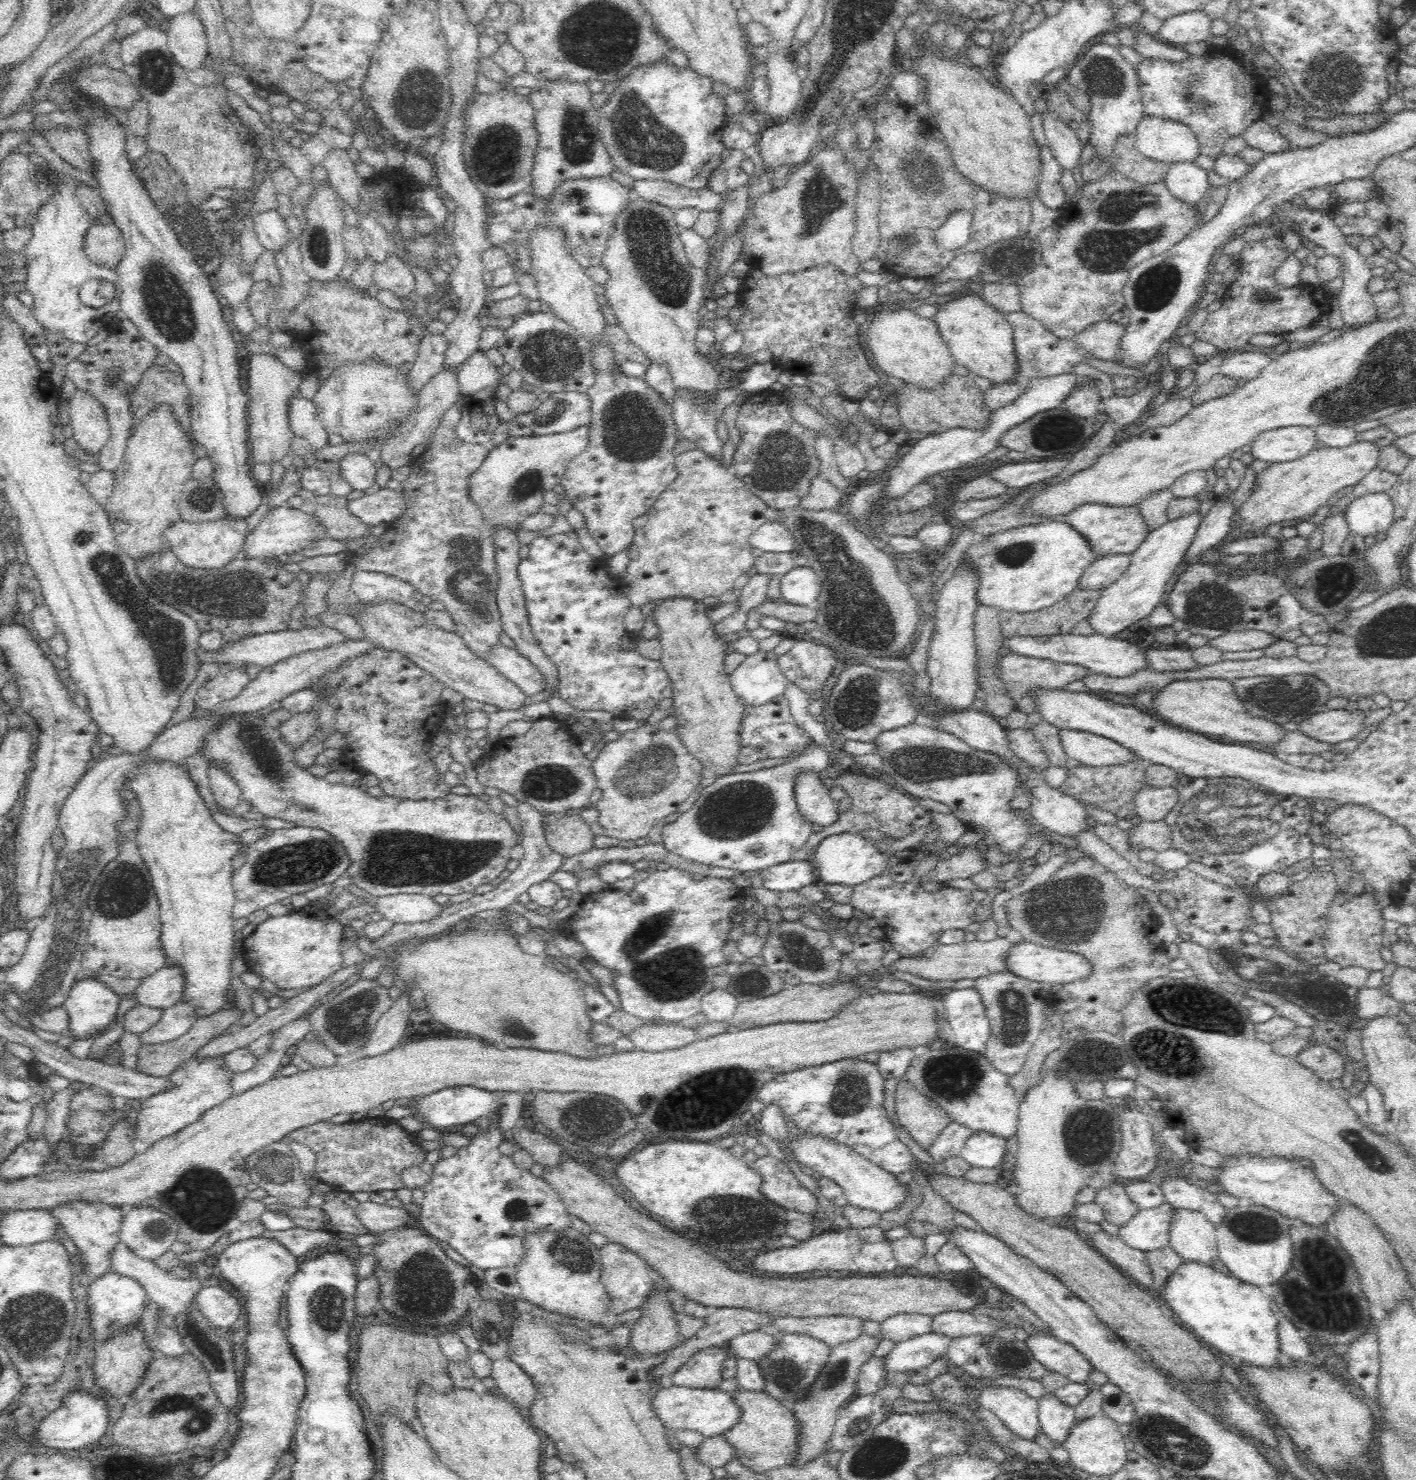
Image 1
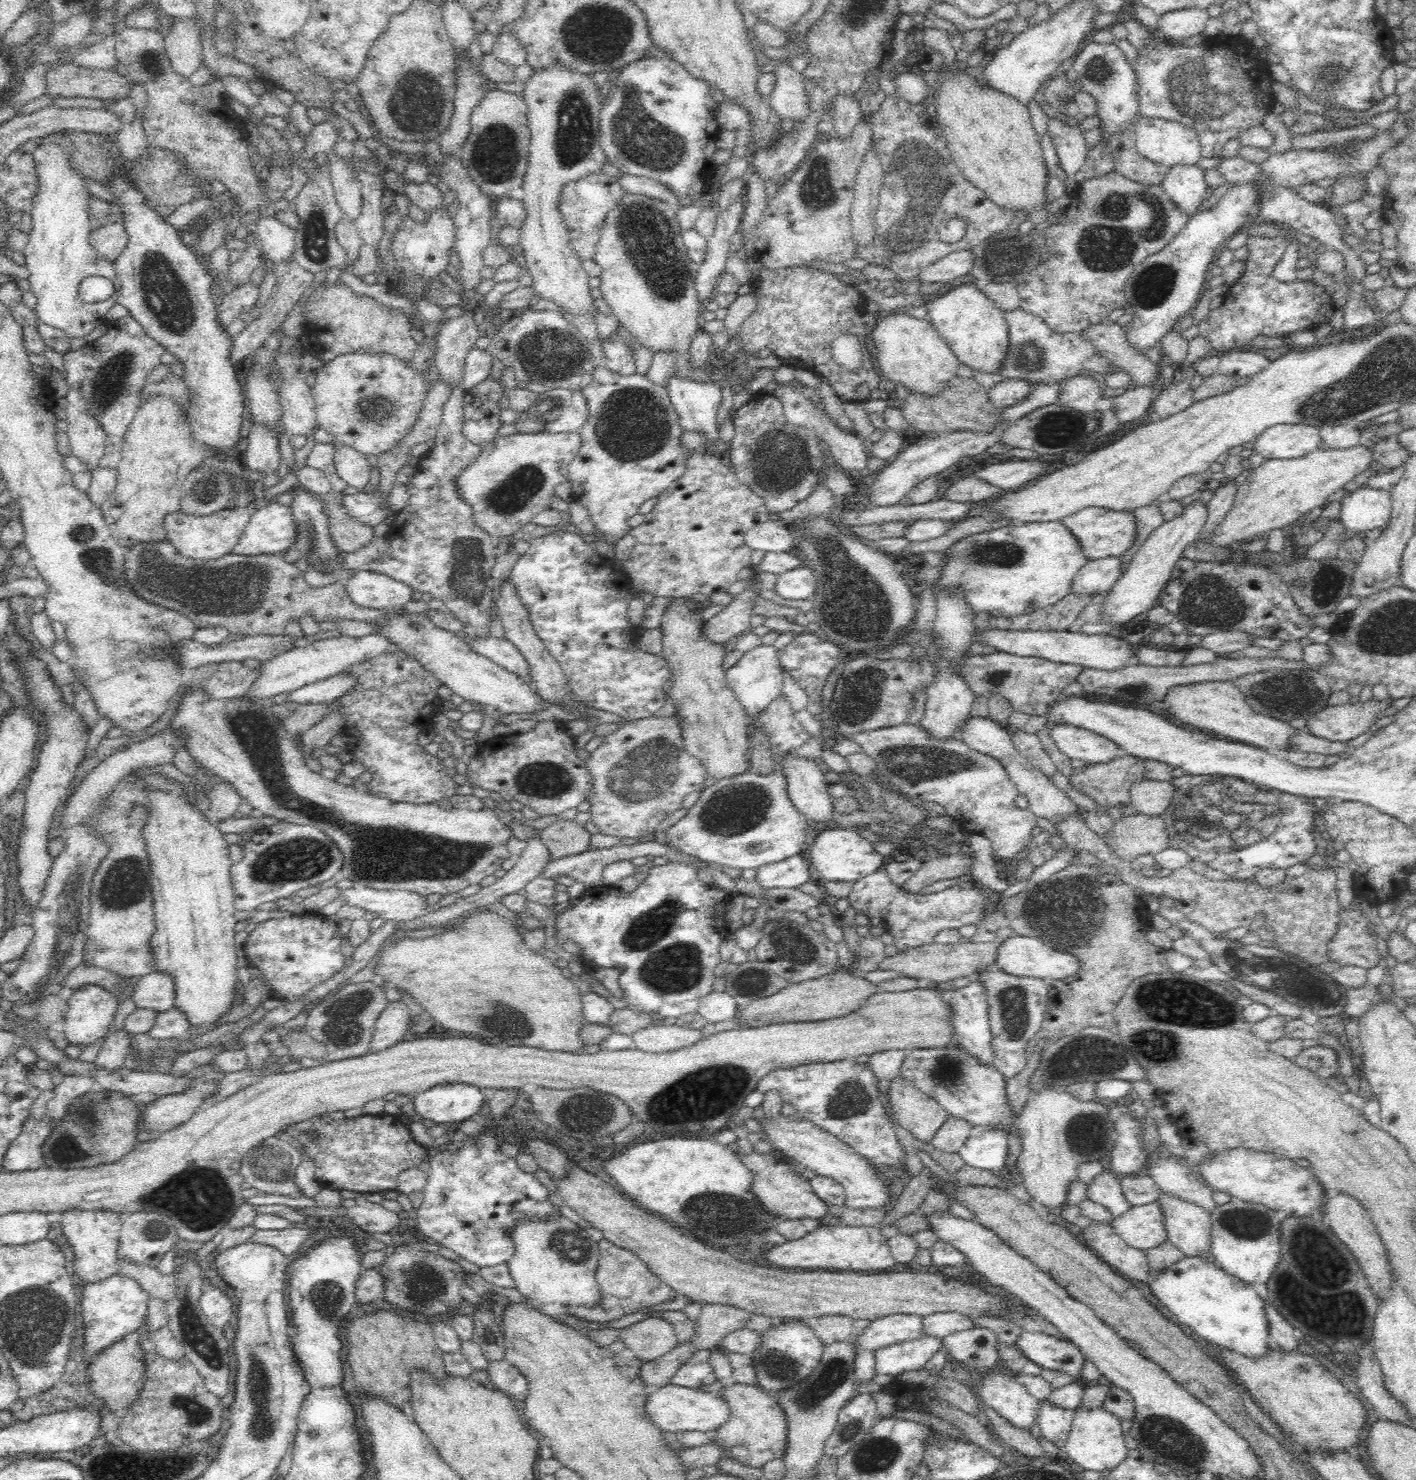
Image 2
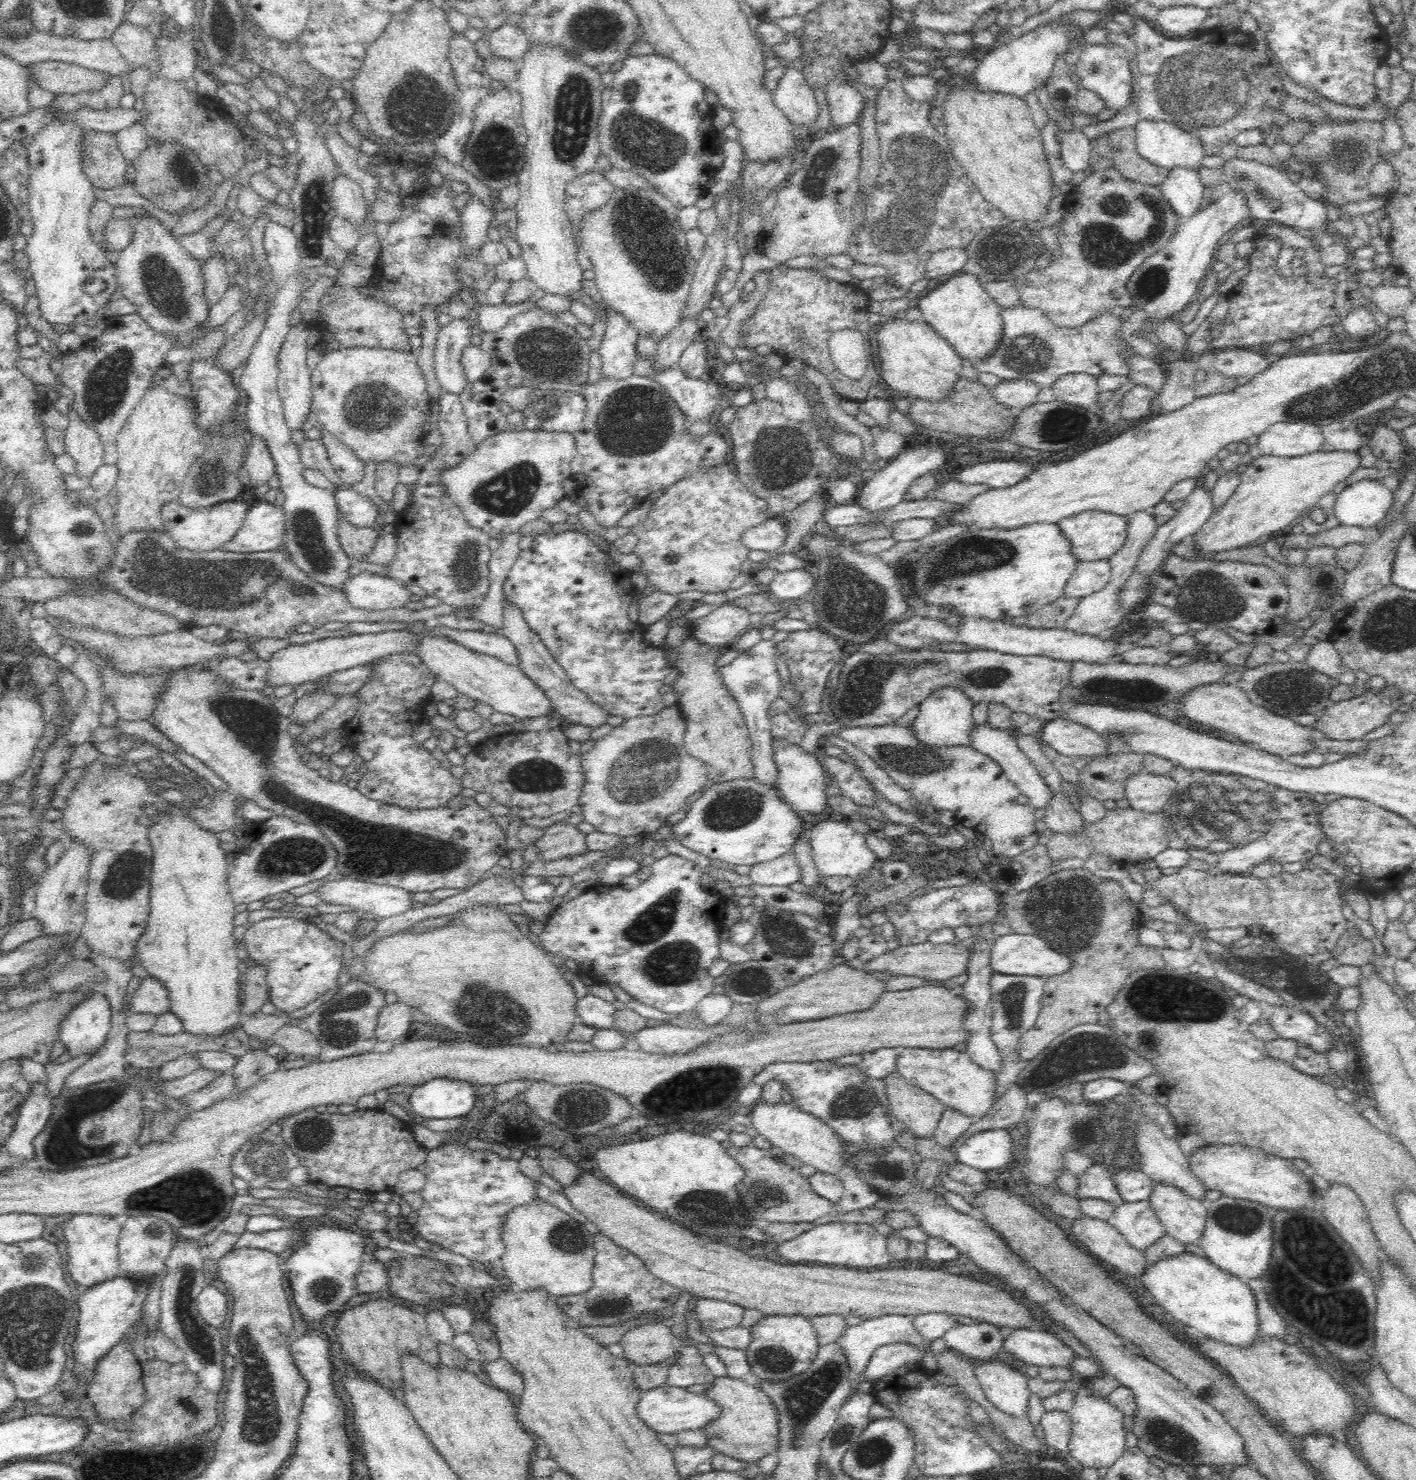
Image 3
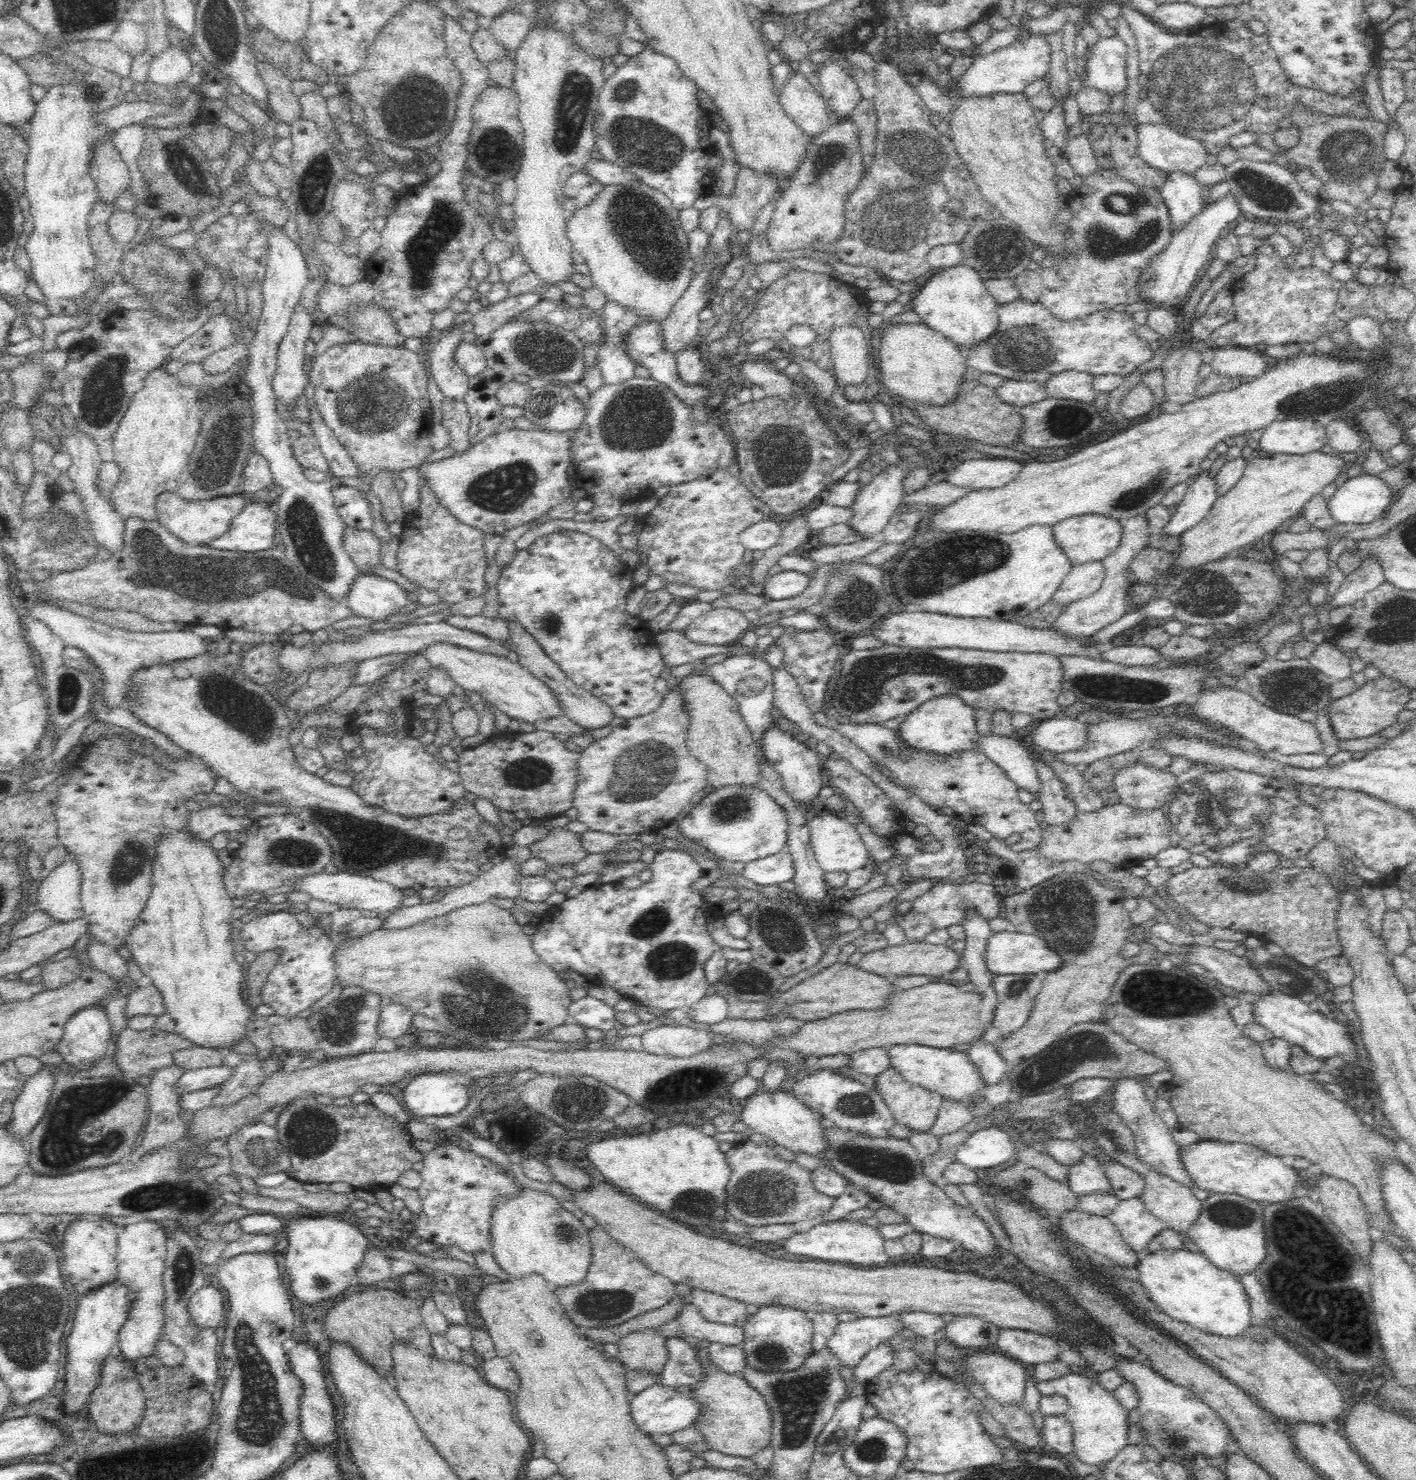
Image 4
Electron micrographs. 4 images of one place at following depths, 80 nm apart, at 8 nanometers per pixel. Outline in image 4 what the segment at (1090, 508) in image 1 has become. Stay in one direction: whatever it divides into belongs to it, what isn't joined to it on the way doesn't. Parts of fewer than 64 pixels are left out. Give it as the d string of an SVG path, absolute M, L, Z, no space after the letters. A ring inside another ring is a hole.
M1082 514L1073 518L1058 522L1054 526L1056 543L1069 556L1073 566L1078 566L1087 562L1103 561L1108 555L1118 549L1123 538L1123 527L1121 523L1103 514Z

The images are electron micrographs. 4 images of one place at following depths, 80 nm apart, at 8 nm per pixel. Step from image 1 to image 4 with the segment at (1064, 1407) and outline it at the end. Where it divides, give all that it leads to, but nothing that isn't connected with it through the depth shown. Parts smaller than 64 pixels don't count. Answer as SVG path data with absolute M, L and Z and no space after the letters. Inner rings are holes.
M1048 1415L1044 1418L1042 1446L1054 1455L1063 1456L1073 1452L1073 1429L1066 1415Z

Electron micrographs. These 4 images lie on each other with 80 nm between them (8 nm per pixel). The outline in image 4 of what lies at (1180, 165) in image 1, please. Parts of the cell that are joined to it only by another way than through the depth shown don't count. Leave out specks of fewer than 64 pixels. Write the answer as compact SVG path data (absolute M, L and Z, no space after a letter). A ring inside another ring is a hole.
M1182 170L1168 173L1159 191L1168 207L1174 230L1190 222L1205 208L1207 201L1202 196L1202 188L1194 174Z

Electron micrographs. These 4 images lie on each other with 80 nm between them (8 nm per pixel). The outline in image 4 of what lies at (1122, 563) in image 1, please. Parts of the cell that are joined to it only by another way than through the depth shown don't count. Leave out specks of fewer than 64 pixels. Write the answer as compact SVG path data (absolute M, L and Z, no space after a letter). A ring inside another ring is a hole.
M1103 561L1073 566L1052 598L1058 604L1069 604L1095 594L1106 576Z

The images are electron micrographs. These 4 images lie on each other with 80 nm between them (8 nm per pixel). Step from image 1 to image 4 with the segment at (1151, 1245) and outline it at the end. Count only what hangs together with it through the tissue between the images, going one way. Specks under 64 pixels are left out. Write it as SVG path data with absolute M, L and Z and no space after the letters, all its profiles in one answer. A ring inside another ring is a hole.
M1141 1198L1120 1201L1107 1217L1126 1244L1141 1255L1145 1253L1150 1242L1166 1229L1166 1225L1147 1209Z

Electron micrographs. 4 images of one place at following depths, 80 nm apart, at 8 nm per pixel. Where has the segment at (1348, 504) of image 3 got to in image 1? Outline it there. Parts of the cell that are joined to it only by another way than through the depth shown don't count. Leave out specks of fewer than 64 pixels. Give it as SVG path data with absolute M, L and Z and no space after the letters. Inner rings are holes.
M1386 493L1356 498L1346 510L1349 533L1374 537L1382 542L1394 524L1394 512L1394 504Z

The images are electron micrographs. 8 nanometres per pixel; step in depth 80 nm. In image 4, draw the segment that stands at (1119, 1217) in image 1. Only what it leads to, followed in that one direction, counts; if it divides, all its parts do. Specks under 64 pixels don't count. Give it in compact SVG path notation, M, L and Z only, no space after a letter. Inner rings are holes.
M1086 1155L1081 1162L1069 1168L1069 1187L1078 1197L1094 1193L1112 1193L1113 1188L1103 1166L1094 1157Z

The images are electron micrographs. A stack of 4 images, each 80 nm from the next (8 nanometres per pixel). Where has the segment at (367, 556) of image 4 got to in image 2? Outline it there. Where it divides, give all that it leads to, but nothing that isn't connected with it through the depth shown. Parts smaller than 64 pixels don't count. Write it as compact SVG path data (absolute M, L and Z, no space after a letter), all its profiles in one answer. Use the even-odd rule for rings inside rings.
M331 491L317 498L325 505L323 510L328 520L328 531L339 551L350 554L374 540L373 528L357 522L344 509L343 494Z

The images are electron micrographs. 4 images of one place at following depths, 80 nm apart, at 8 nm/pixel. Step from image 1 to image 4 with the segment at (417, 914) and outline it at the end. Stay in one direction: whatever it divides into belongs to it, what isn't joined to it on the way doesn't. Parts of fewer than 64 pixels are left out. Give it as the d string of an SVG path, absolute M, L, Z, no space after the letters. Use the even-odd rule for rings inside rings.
M342 871L336 874L320 873L317 875L308 875L296 881L295 885L299 886L306 894L310 894L317 901L338 904L341 908L356 908L356 910L361 911L370 910L370 912L377 912L380 917L397 911L409 902L403 895L402 890L387 882L380 882L366 876L358 876Z

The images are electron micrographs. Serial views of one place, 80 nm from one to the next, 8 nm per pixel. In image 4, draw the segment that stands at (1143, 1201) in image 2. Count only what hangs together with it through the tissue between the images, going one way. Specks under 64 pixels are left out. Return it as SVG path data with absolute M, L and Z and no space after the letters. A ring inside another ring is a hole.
M1116 1161L1105 1164L1103 1169L1111 1182L1113 1194L1121 1201L1142 1198L1147 1183L1143 1174Z

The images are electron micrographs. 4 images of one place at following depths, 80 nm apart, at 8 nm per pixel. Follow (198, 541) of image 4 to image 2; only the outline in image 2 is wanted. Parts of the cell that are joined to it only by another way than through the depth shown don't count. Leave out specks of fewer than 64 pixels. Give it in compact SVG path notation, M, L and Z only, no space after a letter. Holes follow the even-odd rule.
M252 508L246 510L226 509L212 516L202 518L187 516L186 513L178 512L168 516L164 520L164 531L166 539L171 546L188 560L196 563L217 561L219 558L233 554L233 550L240 544L244 532L250 524L251 514L255 512Z

